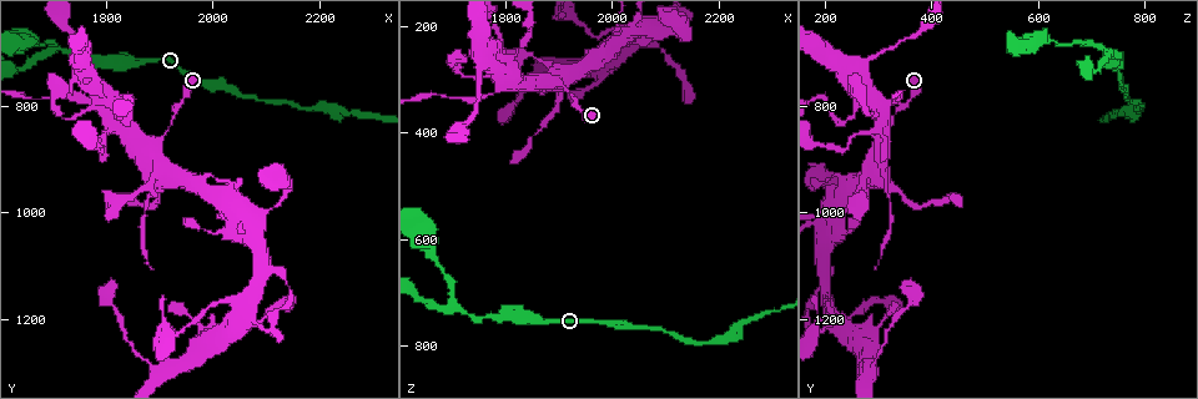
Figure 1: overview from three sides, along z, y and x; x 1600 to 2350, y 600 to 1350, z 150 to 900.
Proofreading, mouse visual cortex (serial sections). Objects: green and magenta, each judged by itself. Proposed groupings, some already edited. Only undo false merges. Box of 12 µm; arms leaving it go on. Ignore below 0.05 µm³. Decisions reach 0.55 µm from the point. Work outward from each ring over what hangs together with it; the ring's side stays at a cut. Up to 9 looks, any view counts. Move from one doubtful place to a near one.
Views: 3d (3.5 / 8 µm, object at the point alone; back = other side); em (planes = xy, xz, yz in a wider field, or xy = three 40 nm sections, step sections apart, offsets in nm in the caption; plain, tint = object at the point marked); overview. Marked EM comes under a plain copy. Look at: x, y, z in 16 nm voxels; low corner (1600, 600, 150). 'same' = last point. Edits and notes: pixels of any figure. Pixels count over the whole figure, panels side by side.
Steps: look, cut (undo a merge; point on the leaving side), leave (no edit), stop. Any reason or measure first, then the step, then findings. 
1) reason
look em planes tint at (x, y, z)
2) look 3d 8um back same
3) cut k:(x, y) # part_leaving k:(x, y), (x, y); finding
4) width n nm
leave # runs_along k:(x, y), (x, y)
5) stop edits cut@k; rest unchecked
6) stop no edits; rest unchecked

four or more arms meet
look 3d 3.5um at (1885, 885, 300)

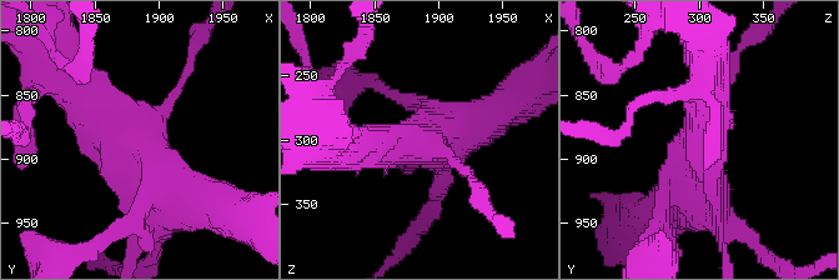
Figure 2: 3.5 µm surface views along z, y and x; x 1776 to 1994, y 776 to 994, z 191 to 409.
look em xy step 1 tint at (1888, 884, 300)

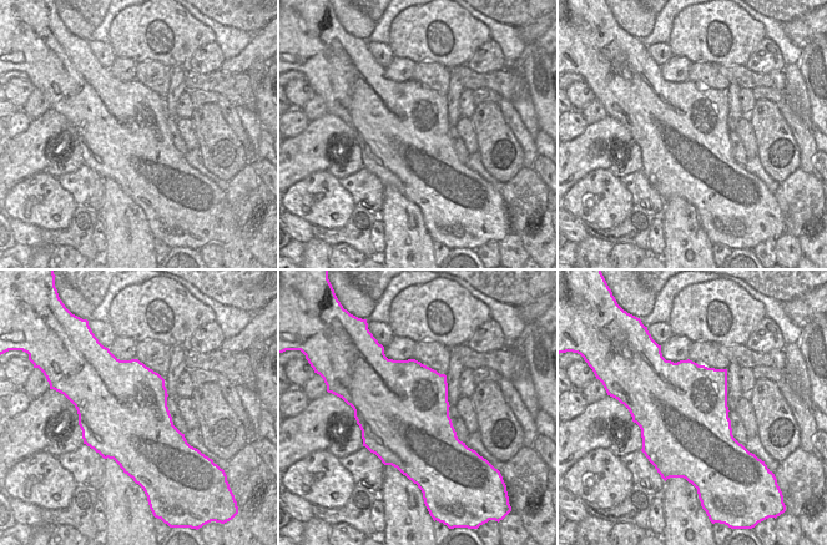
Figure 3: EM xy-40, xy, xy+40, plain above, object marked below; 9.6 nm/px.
width 900 nm
leave # runs_along 2:(732, 73), (684, 195); one cell here

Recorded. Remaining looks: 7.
look 3d 8um at (1795, 785, 275)

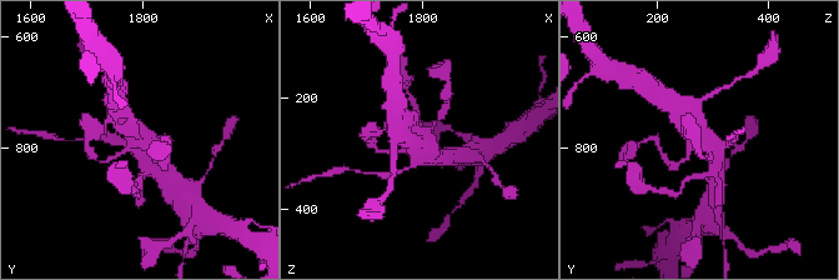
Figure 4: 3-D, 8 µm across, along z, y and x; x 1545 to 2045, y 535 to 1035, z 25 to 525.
shape alone is not enough
look em xy step 3 tint at (1800, 780, 280)

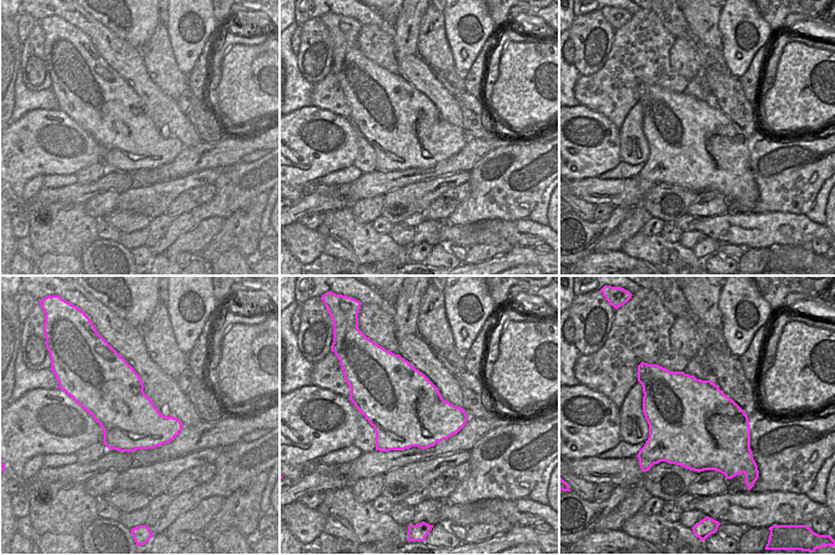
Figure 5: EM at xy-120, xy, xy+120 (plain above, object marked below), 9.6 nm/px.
leave # all the same cell

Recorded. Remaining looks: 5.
four or more arms meet
look 3d 3.5um at (2020, 980, 220)

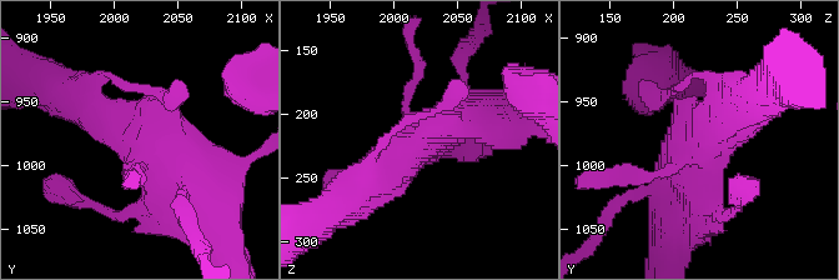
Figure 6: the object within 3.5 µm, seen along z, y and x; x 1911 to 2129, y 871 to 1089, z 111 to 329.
look em xy step 1 tint at (2018, 978, 224)

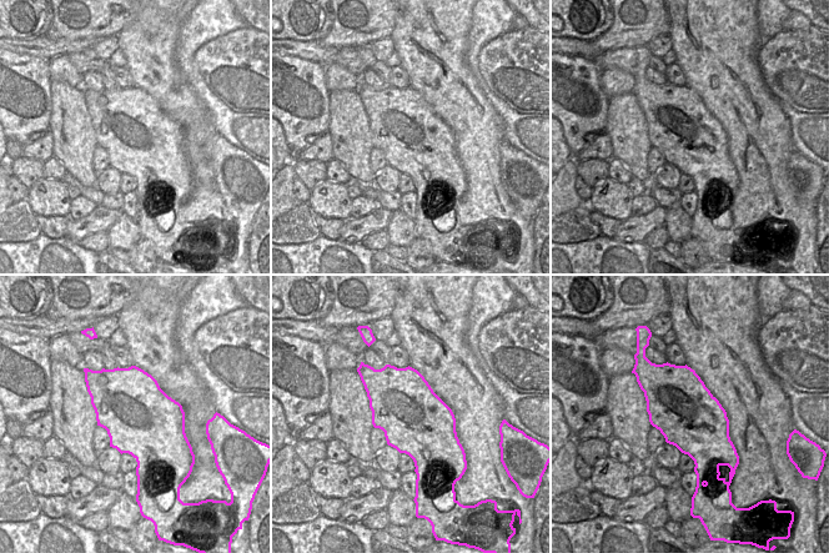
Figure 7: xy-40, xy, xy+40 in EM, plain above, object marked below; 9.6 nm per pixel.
another direction
look em xy step 3 tint same

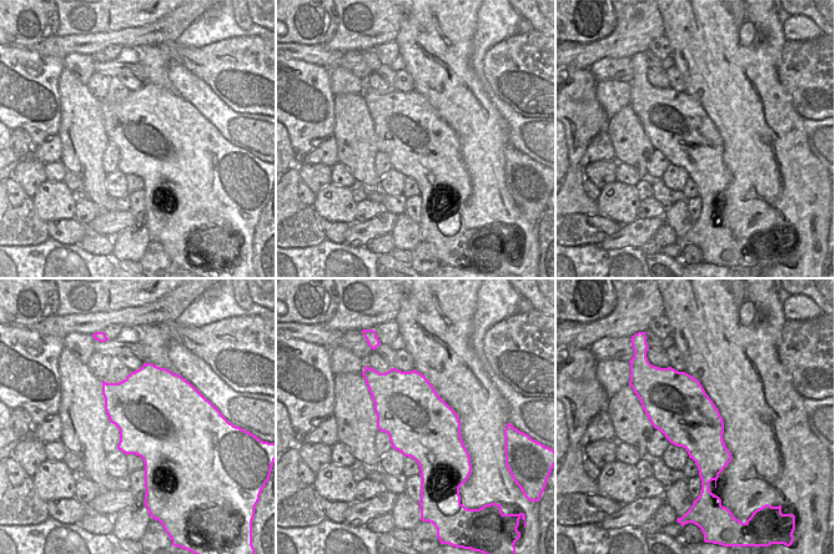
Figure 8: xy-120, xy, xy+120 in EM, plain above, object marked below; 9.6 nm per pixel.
leave # runs_along 6:(76, 96), (199, 181); one cell here

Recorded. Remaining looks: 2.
three arms meet
look 3d 3.5um at (1710, 690, 725)

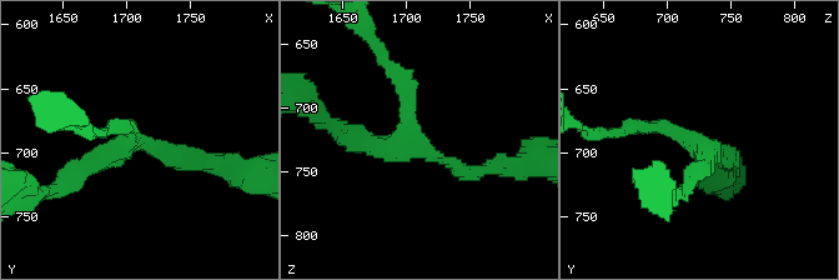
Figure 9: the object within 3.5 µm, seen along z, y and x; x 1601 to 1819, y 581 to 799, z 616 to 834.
arms 3; arm_widths 200, 200, 200 nm
look em xy step 5 tint at (1706, 692, 726)

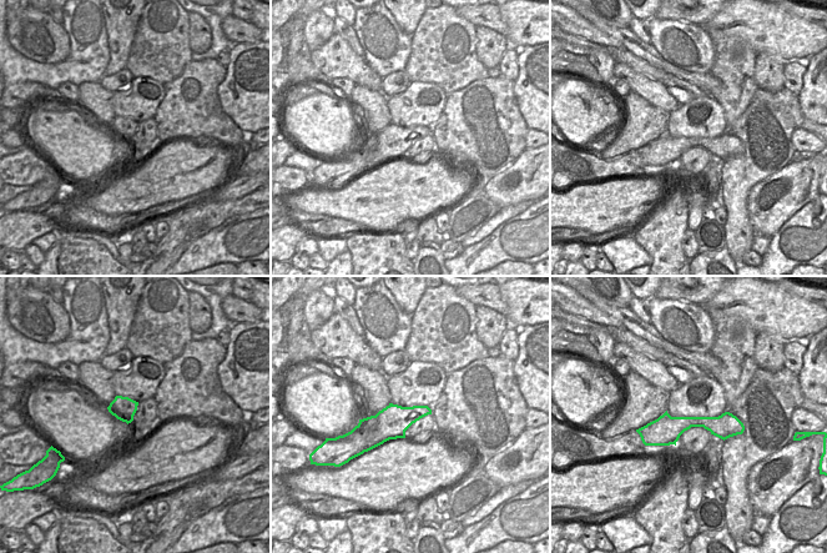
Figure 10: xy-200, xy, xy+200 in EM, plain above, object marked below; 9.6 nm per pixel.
leave # runs_along 9:(729, 160), (668, 126), (629, 130); all the same cell

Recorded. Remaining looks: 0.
stop no edits; rest unchecked

